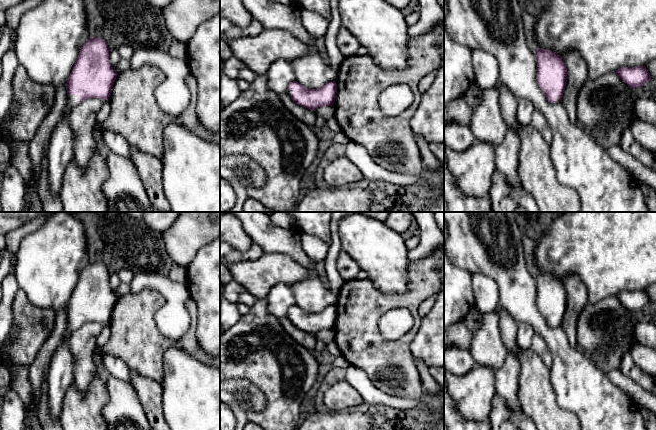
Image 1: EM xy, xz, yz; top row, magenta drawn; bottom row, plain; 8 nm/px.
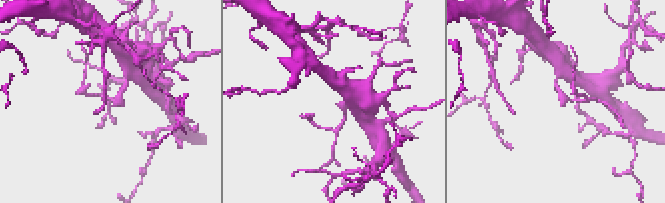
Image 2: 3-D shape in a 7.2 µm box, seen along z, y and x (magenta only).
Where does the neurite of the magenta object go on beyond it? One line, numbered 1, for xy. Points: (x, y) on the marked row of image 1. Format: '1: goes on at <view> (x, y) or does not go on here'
1: goes on at xy (60, 152)

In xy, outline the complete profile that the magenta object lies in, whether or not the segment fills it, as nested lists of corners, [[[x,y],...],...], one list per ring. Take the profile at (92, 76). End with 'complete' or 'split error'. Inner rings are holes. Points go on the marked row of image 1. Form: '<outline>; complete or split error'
[[[89,37],[67,80],[67,107],[51,134],[47,151],[49,189],[55,196],[60,195],[63,175],[73,157],[74,133],[69,125],[71,110],[87,98],[108,100],[111,95],[117,72],[110,64],[109,51],[105,40]]]; split error

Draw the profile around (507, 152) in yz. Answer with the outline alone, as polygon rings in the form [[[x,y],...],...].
[[[508,128],[503,141],[495,147],[496,170],[501,172],[508,184],[518,187],[521,184],[519,177],[519,136],[513,128]]]

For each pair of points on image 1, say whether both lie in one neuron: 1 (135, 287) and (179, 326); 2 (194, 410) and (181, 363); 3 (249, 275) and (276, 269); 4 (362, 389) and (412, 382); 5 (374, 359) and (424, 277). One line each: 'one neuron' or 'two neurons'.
1: one neuron
2: one neuron
3: one neuron
4: two neurons
5: one neuron

